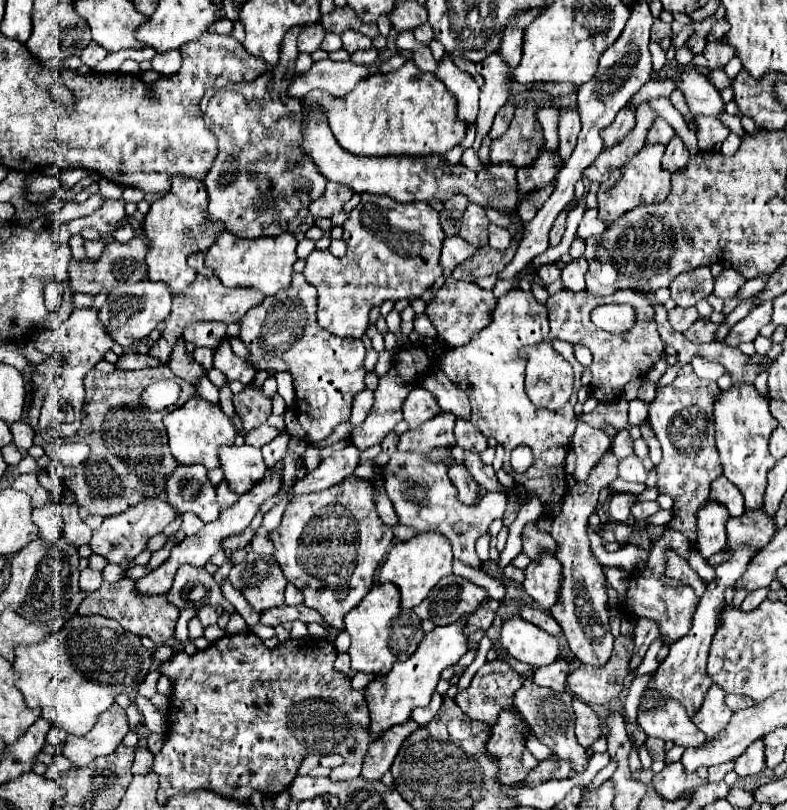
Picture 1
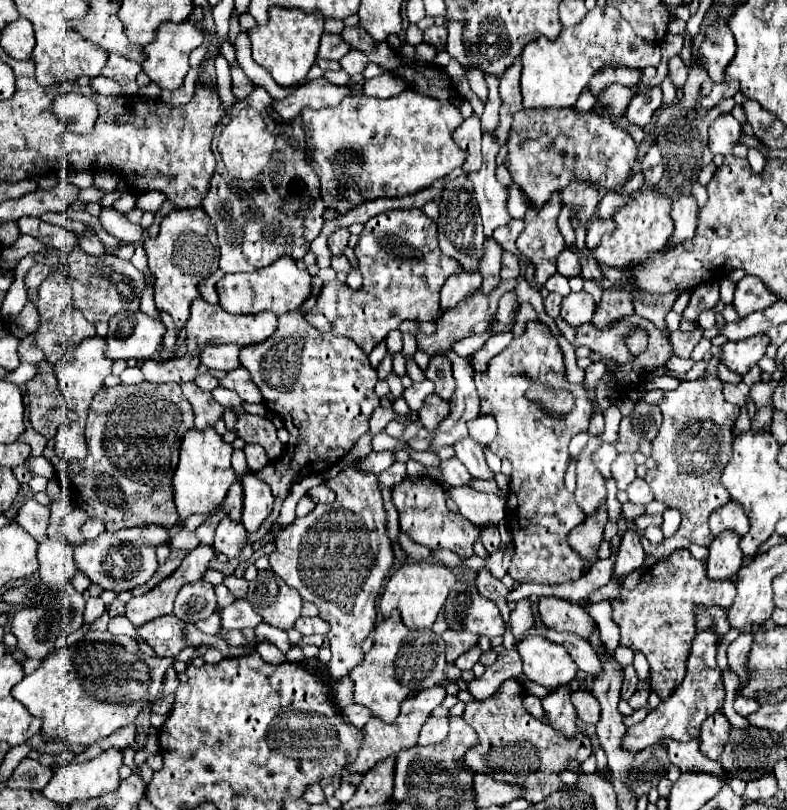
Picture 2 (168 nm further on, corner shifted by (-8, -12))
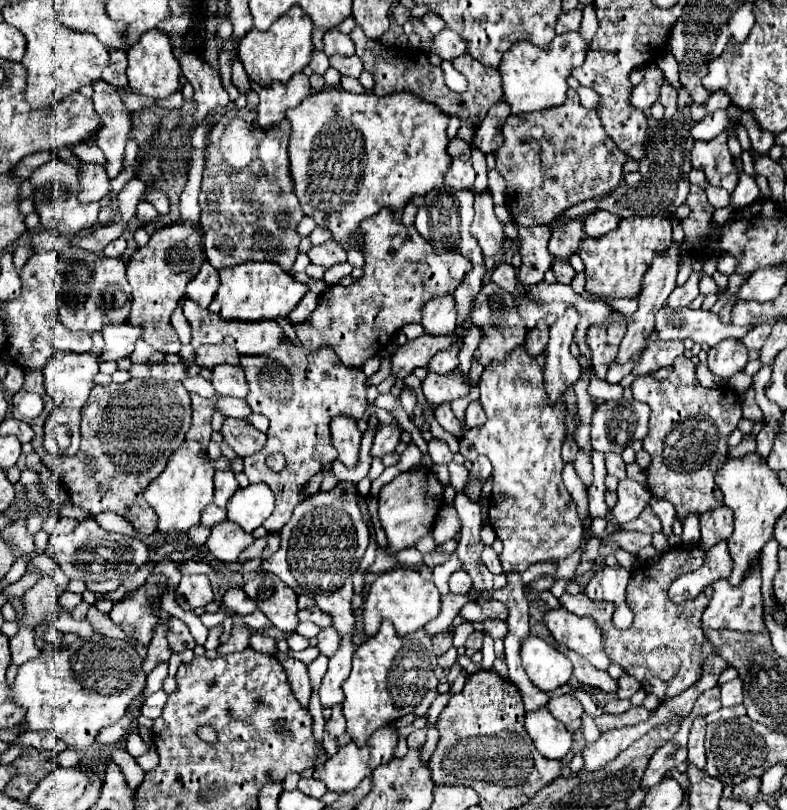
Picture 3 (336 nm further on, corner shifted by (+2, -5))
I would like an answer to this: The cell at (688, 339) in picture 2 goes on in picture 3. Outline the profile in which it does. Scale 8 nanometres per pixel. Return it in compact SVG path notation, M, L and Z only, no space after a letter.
M656 340L652 342L646 352L642 354L642 358L638 360L638 364L632 368L634 376L646 376L652 374L660 368L672 366L672 362L684 352L684 342L680 340Z

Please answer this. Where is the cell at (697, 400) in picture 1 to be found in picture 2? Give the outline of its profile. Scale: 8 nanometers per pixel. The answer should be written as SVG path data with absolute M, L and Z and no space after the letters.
M713 356L702 379L682 381L678 389L664 391L664 397L658 403L664 415L662 427L652 441L652 459L656 459L658 467L648 471L644 479L652 487L656 501L676 507L682 513L682 523L670 539L658 545L650 543L646 537L640 539L644 553L652 559L652 563L666 559L666 555L674 549L690 547L694 543L708 547L714 541L714 533L710 533L708 527L708 515L730 499L730 493L720 483L720 475L730 459L732 429L738 417L738 405L732 405L722 397L722 381L717 376L719 363Z

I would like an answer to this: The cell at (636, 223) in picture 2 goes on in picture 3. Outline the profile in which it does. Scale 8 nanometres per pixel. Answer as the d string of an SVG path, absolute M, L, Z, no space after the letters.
M630 216L616 230L602 238L586 238L580 244L580 258L586 264L586 292L602 300L638 298L644 272L654 256L662 256L672 244L672 222L666 216Z

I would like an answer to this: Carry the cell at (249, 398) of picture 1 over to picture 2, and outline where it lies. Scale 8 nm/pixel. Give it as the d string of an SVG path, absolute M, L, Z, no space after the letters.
M242 413L236 423L236 433L246 443L262 445L266 449L270 461L280 459L284 455L286 445L278 441L276 427L266 415L262 417L262 415L252 415L252 413Z

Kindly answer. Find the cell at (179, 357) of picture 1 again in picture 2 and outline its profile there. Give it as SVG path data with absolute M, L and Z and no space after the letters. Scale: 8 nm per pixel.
M194 381L182 383L182 393L186 395L186 399L192 403L194 407L194 415L196 415L196 427L208 427L214 425L218 421L218 417L222 417L224 407L212 397L212 393L202 391Z

